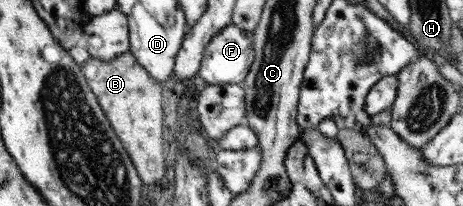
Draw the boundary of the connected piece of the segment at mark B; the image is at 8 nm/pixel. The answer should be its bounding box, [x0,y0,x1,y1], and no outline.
[80,51,164,185]

